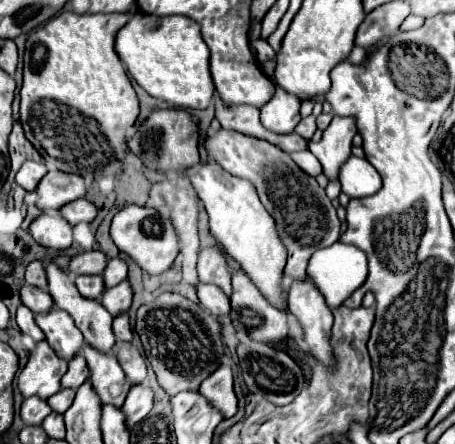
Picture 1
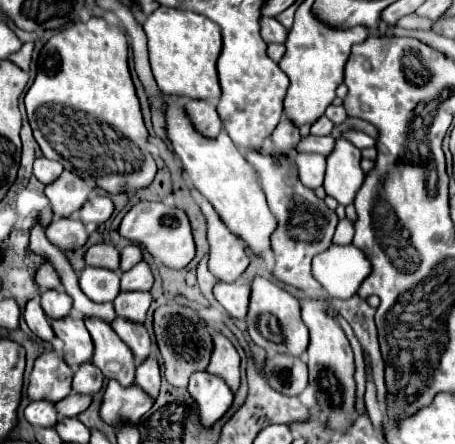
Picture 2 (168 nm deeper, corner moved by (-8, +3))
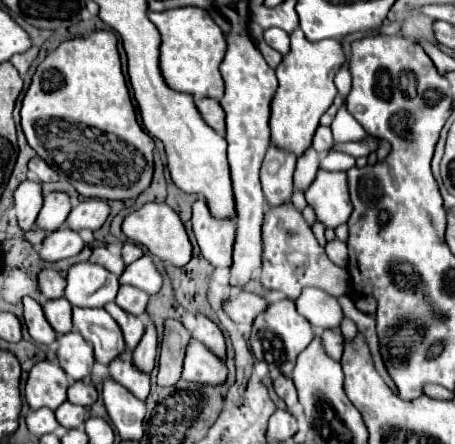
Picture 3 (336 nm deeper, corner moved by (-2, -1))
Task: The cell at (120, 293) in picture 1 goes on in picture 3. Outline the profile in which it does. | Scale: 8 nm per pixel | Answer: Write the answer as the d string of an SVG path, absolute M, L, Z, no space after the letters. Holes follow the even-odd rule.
M144 255L126 267L126 271L120 275L120 283L134 285L134 287L146 291L148 295L154 295L162 287L162 275L160 275L158 267L154 265L152 257Z

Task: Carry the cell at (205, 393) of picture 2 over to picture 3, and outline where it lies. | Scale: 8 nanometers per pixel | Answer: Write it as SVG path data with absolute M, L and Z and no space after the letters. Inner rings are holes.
M190 339L186 345L182 377L194 383L222 383L226 379L226 365L204 343Z

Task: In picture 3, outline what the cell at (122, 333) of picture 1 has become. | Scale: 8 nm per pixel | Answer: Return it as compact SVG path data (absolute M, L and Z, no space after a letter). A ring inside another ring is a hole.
M120 285L116 303L132 315L144 315L146 313L146 305L148 305L148 295L142 289L136 289L132 285Z

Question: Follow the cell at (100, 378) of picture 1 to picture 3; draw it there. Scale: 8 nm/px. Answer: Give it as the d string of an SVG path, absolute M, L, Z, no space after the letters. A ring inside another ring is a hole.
M72 307L74 315L74 327L78 333L92 343L94 357L98 363L108 365L118 351L124 351L124 339L118 323L104 311L104 309L82 309Z

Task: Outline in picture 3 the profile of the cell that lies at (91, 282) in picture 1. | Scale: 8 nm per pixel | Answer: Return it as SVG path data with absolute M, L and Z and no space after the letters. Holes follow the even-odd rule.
M84 261L70 267L66 277L66 299L78 307L104 307L118 293L118 277L102 265Z

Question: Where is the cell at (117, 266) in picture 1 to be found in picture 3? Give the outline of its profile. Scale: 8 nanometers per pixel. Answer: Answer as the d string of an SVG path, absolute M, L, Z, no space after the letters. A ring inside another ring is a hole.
M124 243L124 247L122 247L122 259L124 259L124 263L126 263L126 265L134 263L134 261L136 261L136 259L140 259L142 255L144 255L144 251L142 251L142 247L140 247L140 245Z

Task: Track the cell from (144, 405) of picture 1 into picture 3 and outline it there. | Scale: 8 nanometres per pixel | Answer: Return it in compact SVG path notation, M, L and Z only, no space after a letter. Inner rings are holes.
M148 317L144 337L140 339L138 347L134 349L134 363L138 363L138 369L140 369L140 371L146 371L146 373L152 371L152 367L154 367L154 357L156 357L156 347L158 347L156 325L154 325L154 319Z

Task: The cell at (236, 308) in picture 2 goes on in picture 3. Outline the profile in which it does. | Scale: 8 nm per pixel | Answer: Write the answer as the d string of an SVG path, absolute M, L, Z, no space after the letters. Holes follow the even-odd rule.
M240 291L236 297L232 297L224 309L226 313L238 323L238 325L246 325L246 327L252 327L256 315L264 313L268 307L268 301L260 295L254 295L254 293L248 293L248 291Z

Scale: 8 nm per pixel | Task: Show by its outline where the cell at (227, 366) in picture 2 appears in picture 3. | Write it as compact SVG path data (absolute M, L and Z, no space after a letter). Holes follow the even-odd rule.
M204 313L196 315L196 329L194 329L192 337L206 343L206 347L210 347L210 351L214 351L214 355L222 355L222 359L226 359L224 335L218 329L218 325L214 321L210 321Z

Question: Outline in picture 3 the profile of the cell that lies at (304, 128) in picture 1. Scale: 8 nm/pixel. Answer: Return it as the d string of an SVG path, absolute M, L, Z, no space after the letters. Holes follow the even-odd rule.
M318 127L316 129L316 135L314 135L314 141L312 141L312 147L316 149L316 153L326 153L330 151L334 145L334 139L332 139L332 131L330 127Z

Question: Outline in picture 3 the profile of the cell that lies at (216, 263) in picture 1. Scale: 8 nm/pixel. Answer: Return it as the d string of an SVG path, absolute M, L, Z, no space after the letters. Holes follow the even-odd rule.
M198 199L192 205L192 229L202 255L214 267L232 265L232 245L236 235L236 225L232 219L216 219L210 213L208 203Z

